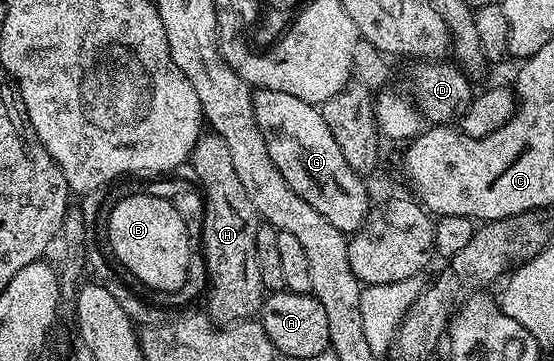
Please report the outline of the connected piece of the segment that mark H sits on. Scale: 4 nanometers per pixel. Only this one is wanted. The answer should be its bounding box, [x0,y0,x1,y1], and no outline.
[189,132,265,323]

